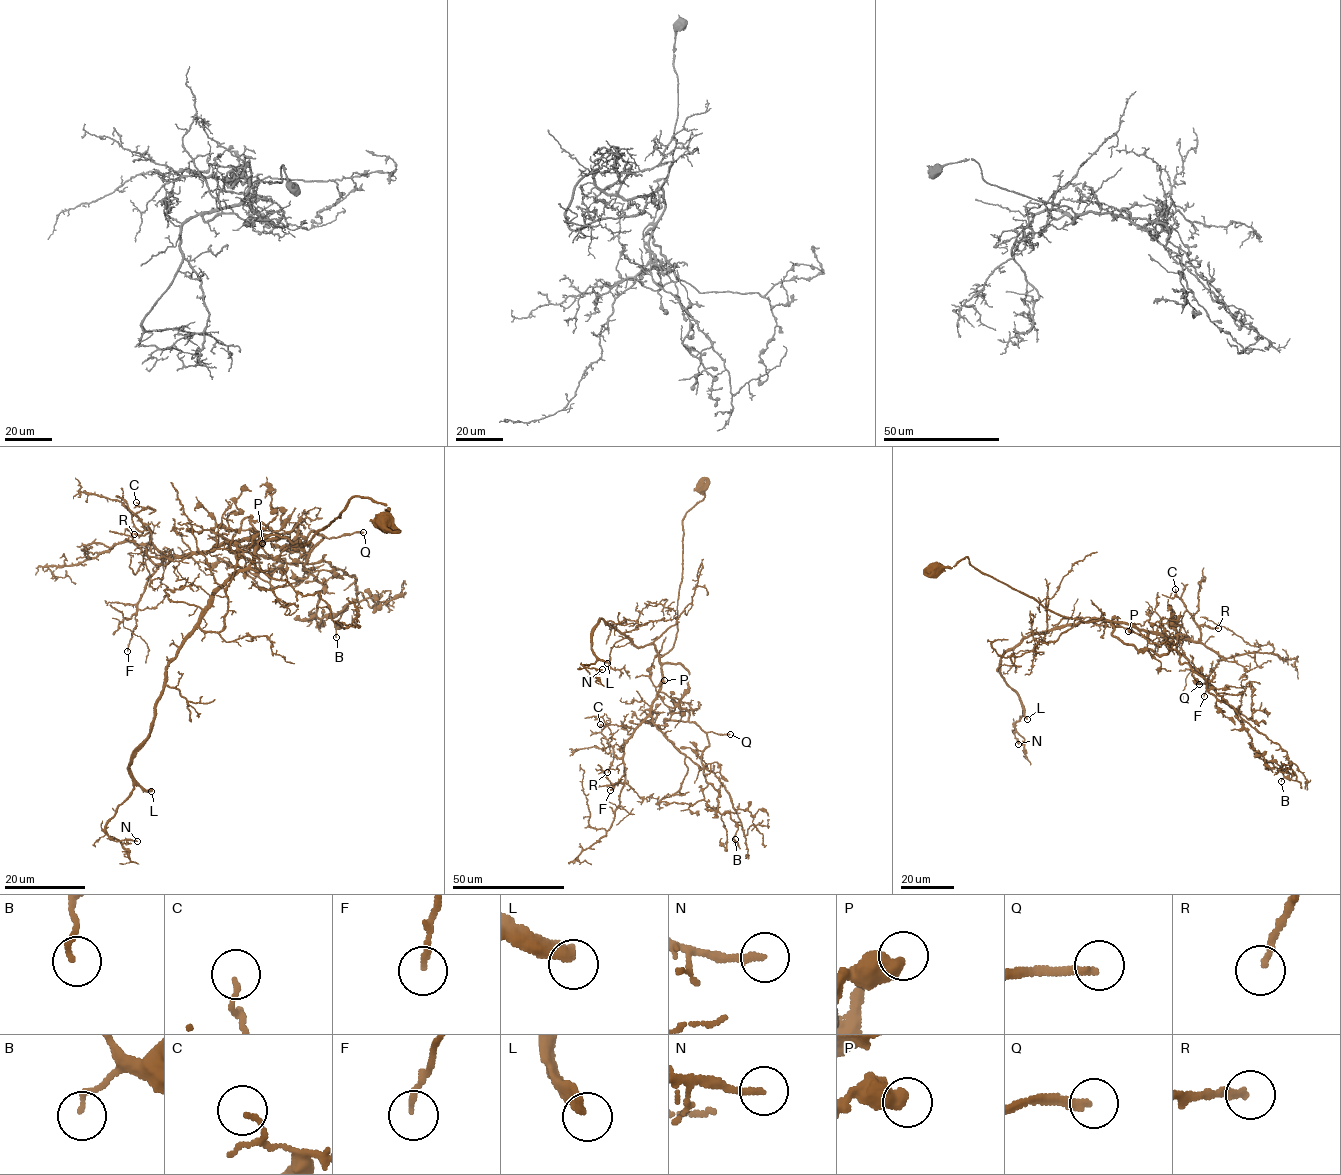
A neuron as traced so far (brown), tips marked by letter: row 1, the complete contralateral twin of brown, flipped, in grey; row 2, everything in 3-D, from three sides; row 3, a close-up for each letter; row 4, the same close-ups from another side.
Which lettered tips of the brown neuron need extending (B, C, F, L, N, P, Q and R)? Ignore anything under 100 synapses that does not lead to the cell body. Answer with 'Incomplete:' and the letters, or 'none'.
Incomplete: L, Q

